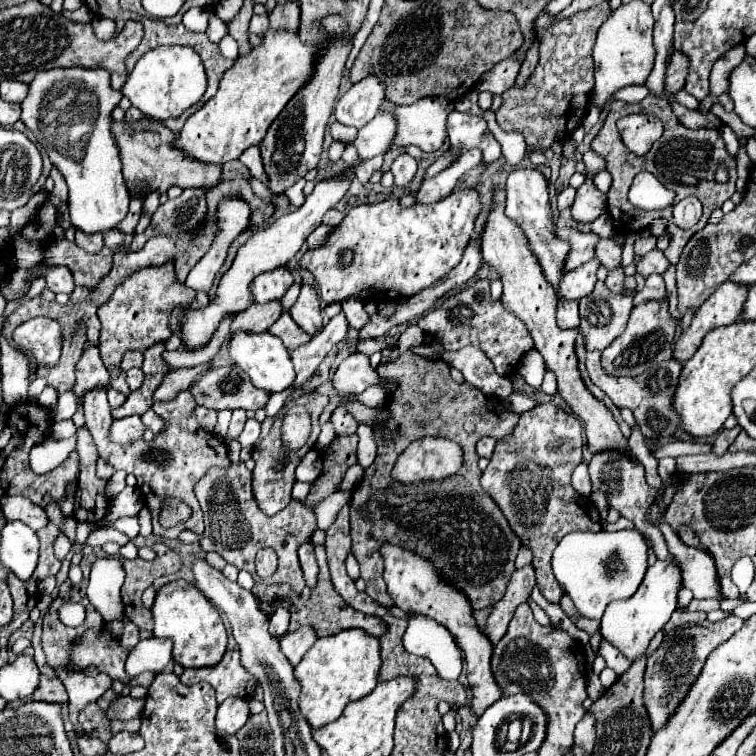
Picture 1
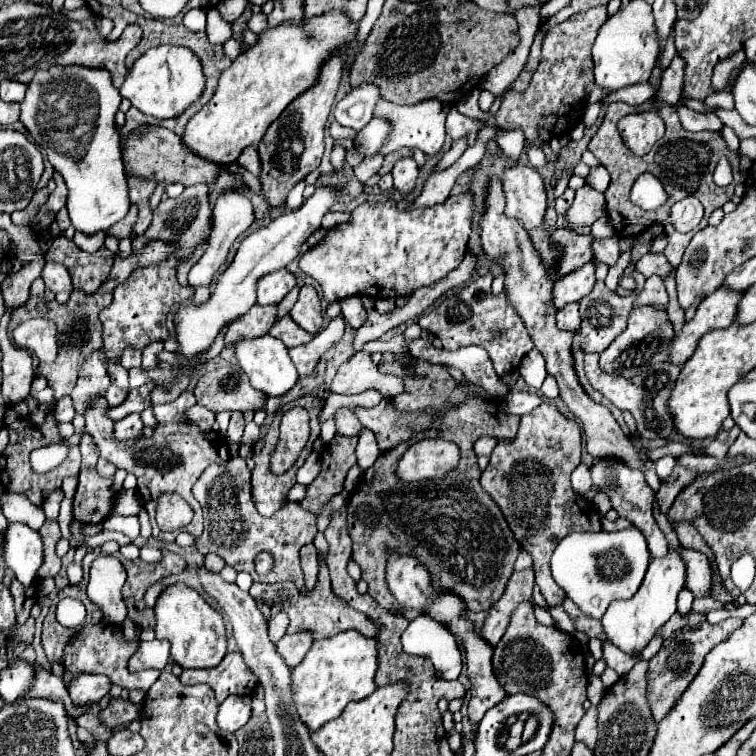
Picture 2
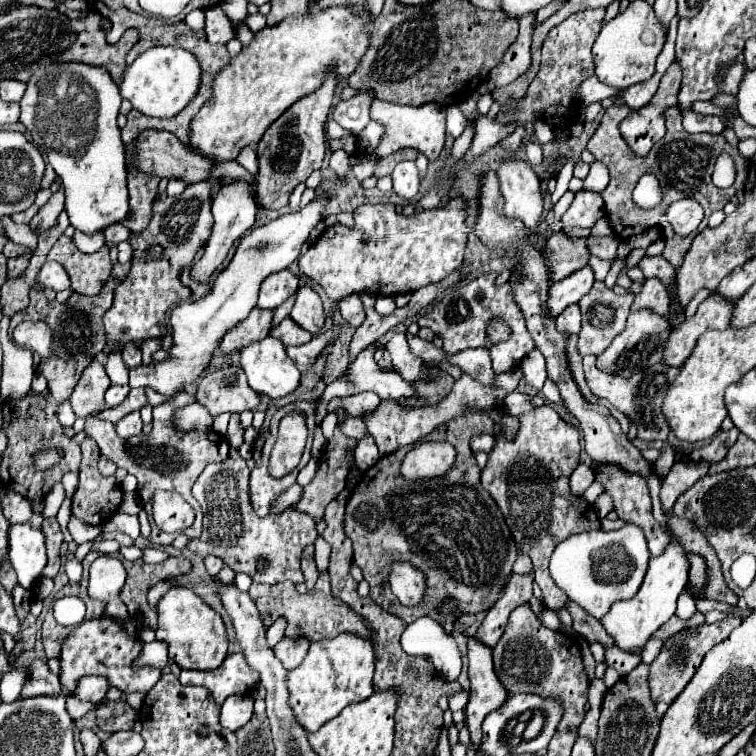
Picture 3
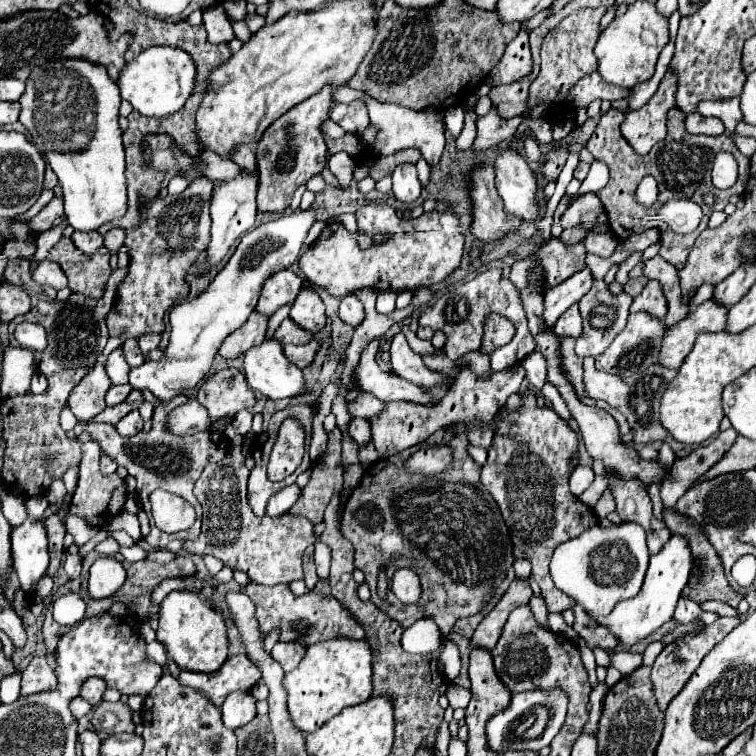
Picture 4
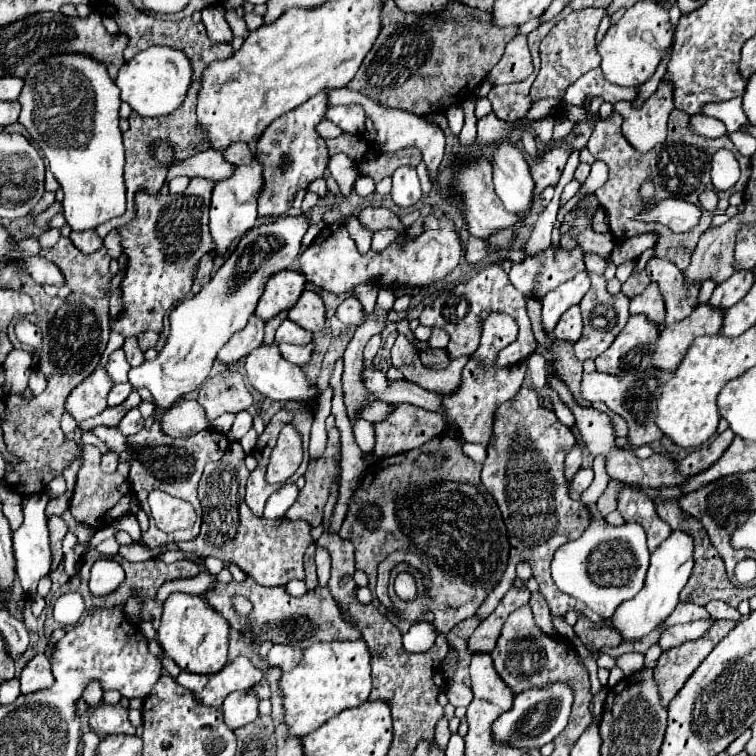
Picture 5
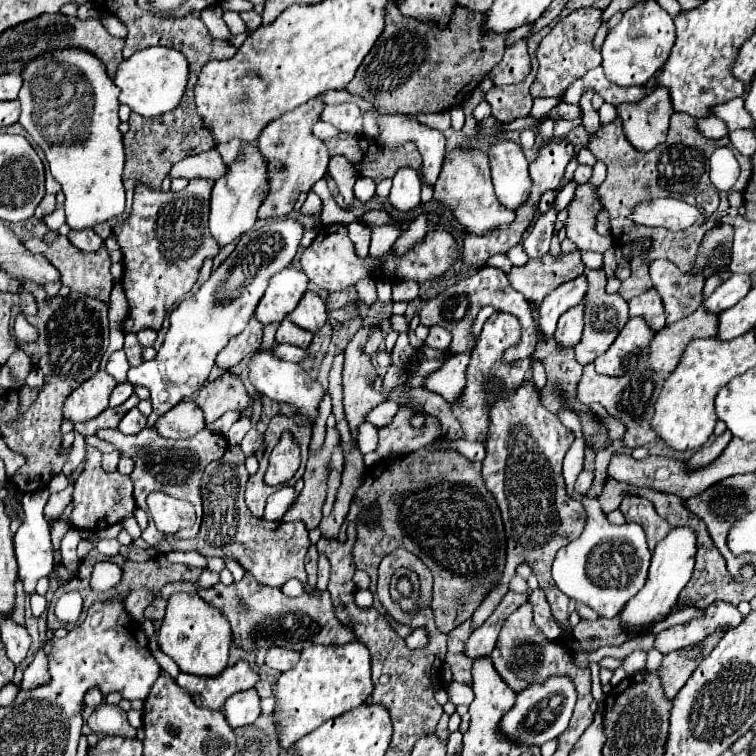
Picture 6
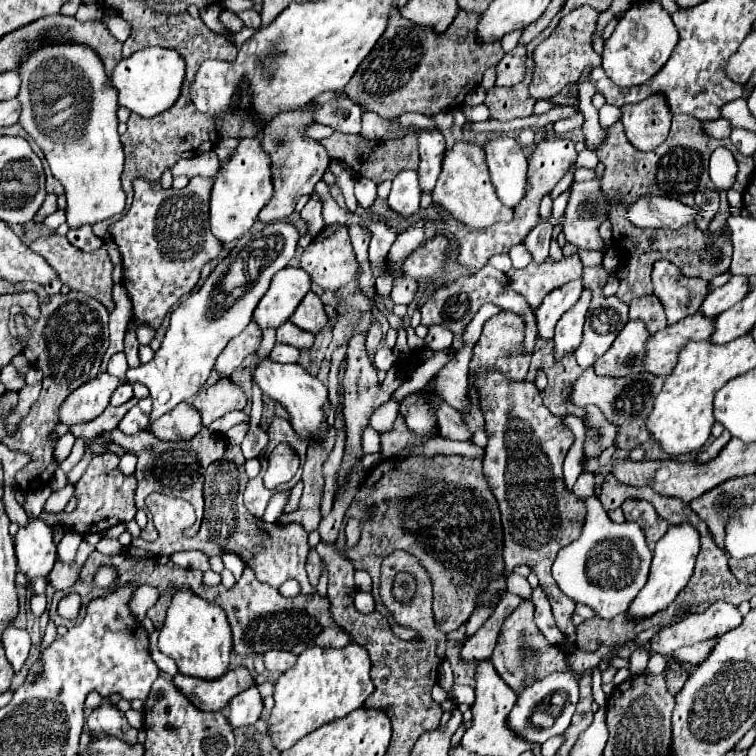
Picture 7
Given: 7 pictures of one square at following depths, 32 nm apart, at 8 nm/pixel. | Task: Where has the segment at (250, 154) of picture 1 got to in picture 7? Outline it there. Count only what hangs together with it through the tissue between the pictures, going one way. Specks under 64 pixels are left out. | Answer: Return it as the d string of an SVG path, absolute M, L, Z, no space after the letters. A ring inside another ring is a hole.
M229 138L228 140L220 141L214 147L214 151L218 154L218 157L222 162L226 162L235 148L237 147L239 140L236 138Z

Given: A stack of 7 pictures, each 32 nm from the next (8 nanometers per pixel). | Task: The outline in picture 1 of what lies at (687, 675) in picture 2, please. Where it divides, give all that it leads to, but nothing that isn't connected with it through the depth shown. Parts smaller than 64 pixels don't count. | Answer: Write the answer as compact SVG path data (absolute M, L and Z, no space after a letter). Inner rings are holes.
M728 616L720 622L702 622L702 624L686 624L680 628L674 628L668 632L658 646L656 652L648 656L648 666L644 674L644 706L650 716L650 728L652 732L658 732L670 716L676 712L676 708L682 704L682 700L688 696L692 684L700 676L708 654L720 646L724 640L730 640L740 628L744 626L742 618Z

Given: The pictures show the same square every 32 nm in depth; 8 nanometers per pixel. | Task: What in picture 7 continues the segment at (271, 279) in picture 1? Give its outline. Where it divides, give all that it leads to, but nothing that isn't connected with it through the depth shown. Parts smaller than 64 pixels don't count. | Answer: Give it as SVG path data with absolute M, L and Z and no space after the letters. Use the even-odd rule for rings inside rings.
M288 266L274 274L268 292L260 300L260 304L254 310L254 320L260 324L260 328L278 328L284 324L300 300L306 296L310 290L310 276L298 268L298 266Z

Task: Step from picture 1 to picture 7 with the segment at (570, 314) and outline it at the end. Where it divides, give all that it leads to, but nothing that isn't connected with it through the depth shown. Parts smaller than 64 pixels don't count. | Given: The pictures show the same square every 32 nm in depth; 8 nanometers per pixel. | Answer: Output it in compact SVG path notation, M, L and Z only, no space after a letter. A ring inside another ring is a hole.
M585 289L576 306L572 306L568 312L562 314L562 318L556 324L554 332L554 344L556 344L556 358L574 352L580 346L582 340L582 326L584 326L584 314L590 306L591 292Z

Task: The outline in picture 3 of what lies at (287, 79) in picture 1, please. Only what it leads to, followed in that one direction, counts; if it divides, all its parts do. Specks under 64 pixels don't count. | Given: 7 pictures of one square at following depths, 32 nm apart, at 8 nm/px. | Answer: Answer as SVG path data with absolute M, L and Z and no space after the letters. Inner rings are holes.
M334 6L324 12L288 18L276 26L266 26L256 38L230 60L216 76L210 100L190 122L192 148L216 162L236 160L240 150L258 144L266 128L300 96L314 92L330 66L338 66L338 78L346 78L356 68L368 48L370 32L364 32L368 12L356 16L346 6Z

